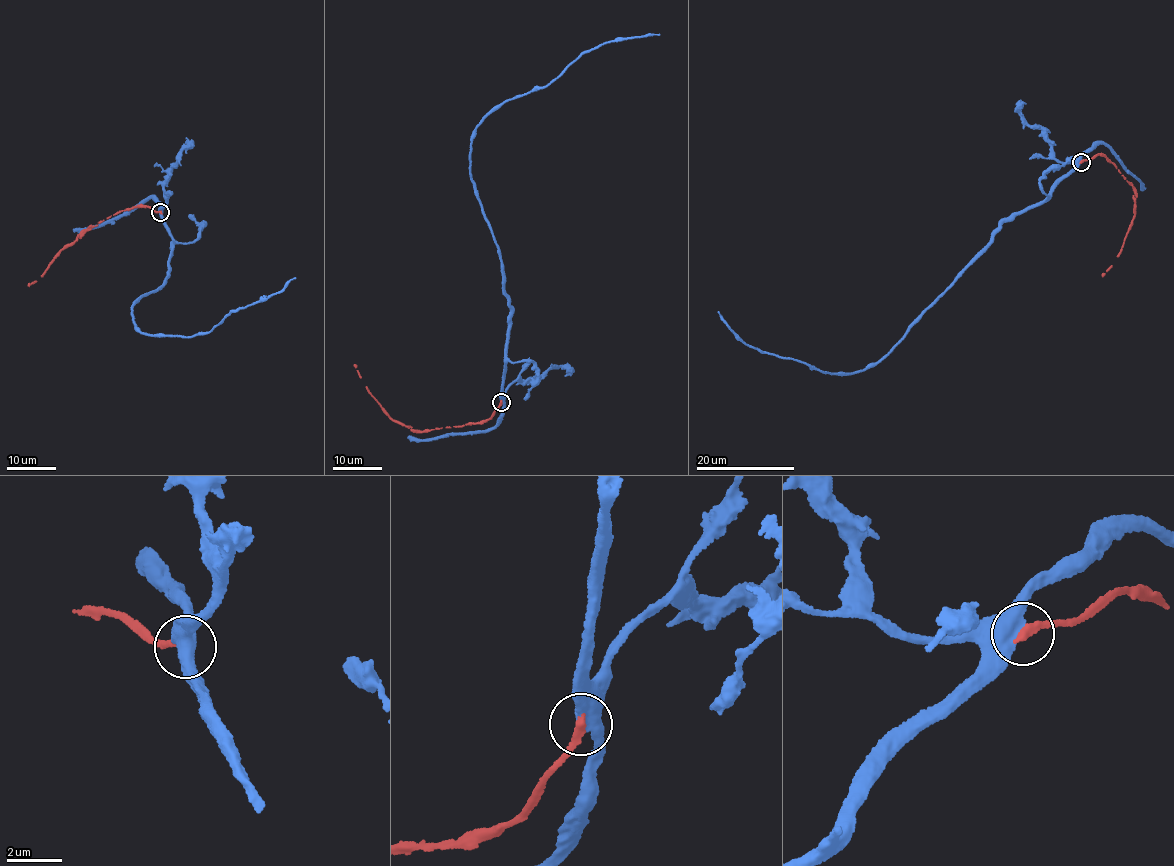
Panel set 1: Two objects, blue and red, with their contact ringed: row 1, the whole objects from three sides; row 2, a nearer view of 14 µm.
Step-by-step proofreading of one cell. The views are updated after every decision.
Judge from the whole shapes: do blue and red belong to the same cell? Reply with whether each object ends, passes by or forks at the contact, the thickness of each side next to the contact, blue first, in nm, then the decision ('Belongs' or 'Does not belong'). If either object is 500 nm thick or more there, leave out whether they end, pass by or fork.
Thickness 550 nm (blue) against 320 nm. Does not belong

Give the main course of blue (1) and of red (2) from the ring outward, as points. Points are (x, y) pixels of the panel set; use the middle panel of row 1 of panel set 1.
1: (500, 401), (511, 311), (498, 247), (470, 175), (476, 128), (509, 99), (545, 87), (582, 53), (659, 35)
2: (500, 401), (488, 419), (424, 432), (414, 430), (388, 415), (372, 396), (354, 364)

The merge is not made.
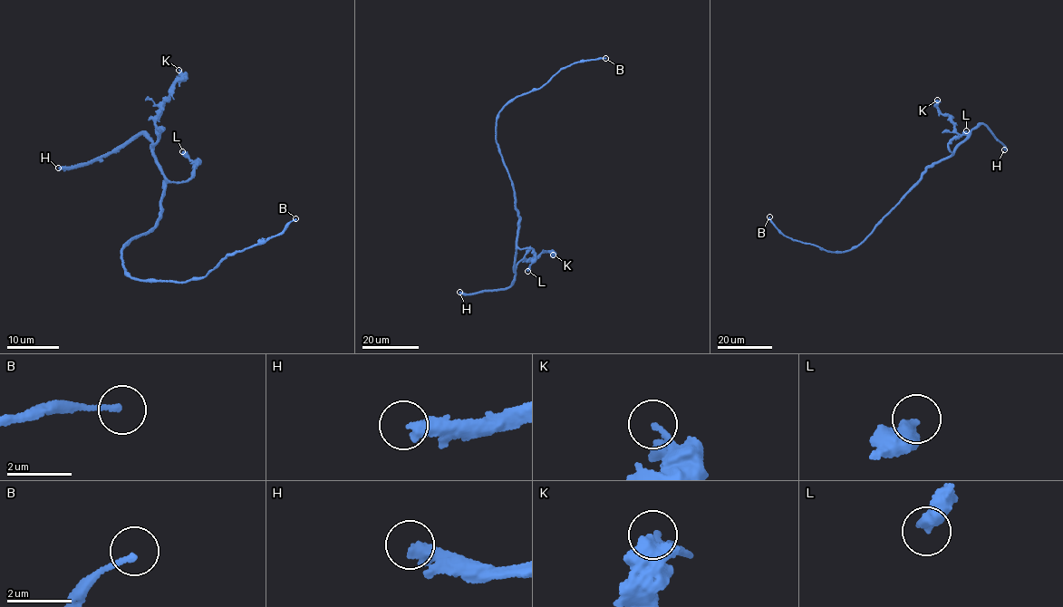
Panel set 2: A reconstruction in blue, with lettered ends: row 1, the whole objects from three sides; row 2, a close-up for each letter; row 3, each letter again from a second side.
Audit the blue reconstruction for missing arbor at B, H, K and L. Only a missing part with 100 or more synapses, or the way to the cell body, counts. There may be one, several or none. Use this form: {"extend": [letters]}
{"extend": ["H"]}

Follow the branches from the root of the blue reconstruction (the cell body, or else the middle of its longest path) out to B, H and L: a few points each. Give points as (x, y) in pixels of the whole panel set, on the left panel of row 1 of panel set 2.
B: (143, 233), (122, 250), (124, 271), (142, 280), (183, 283), (207, 276), (228, 255), (282, 235), (295, 218)
H: (143, 233), (159, 219), (167, 184), (152, 153), (153, 144), (141, 133), (101, 157), (58, 168)
L: (143, 233), (146, 235), (160, 216), (165, 183), (188, 180), (198, 163), (182, 151)

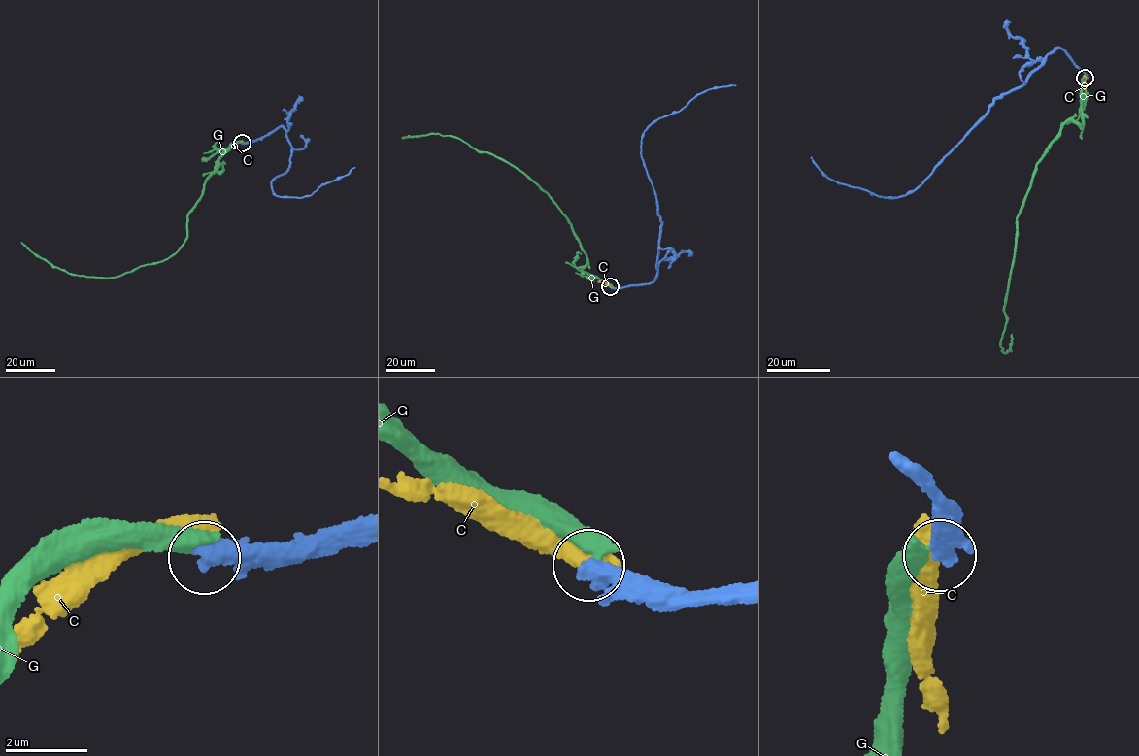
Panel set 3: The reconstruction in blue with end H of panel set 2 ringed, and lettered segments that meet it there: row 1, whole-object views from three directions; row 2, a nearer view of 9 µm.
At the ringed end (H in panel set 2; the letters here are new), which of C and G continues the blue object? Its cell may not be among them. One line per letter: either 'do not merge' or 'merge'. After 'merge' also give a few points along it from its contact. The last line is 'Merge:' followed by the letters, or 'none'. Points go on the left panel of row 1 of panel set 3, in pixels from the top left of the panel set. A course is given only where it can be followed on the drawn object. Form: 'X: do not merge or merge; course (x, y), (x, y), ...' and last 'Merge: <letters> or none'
C: do not merge
G: do not merge
Merge: none

